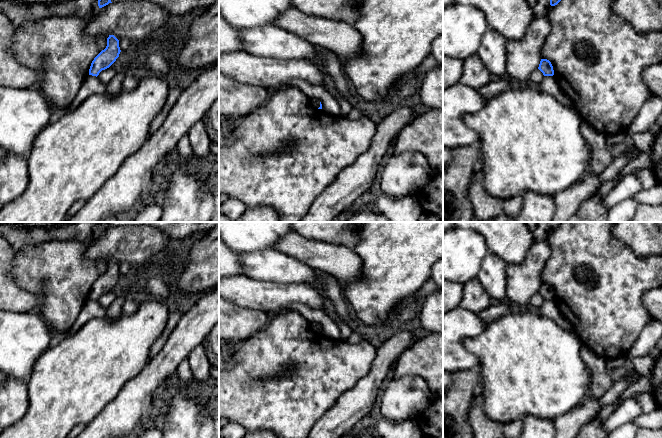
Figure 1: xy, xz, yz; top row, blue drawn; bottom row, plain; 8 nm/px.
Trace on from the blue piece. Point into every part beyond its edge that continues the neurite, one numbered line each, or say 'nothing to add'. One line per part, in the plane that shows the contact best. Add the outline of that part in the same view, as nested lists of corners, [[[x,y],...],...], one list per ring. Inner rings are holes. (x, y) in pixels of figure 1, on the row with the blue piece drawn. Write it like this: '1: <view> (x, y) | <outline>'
nothing to add

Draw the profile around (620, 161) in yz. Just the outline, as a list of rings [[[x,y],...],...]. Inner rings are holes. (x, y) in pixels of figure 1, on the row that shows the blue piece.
[[[636,149],[631,154],[624,152],[614,157],[614,161],[599,175],[600,183],[603,184],[613,180],[620,170],[622,170],[632,159],[635,159],[639,155],[641,155],[641,152]]]

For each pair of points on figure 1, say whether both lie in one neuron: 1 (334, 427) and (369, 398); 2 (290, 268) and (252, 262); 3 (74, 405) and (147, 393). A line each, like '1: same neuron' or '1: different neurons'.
1: same neuron
2: same neuron
3: different neurons

